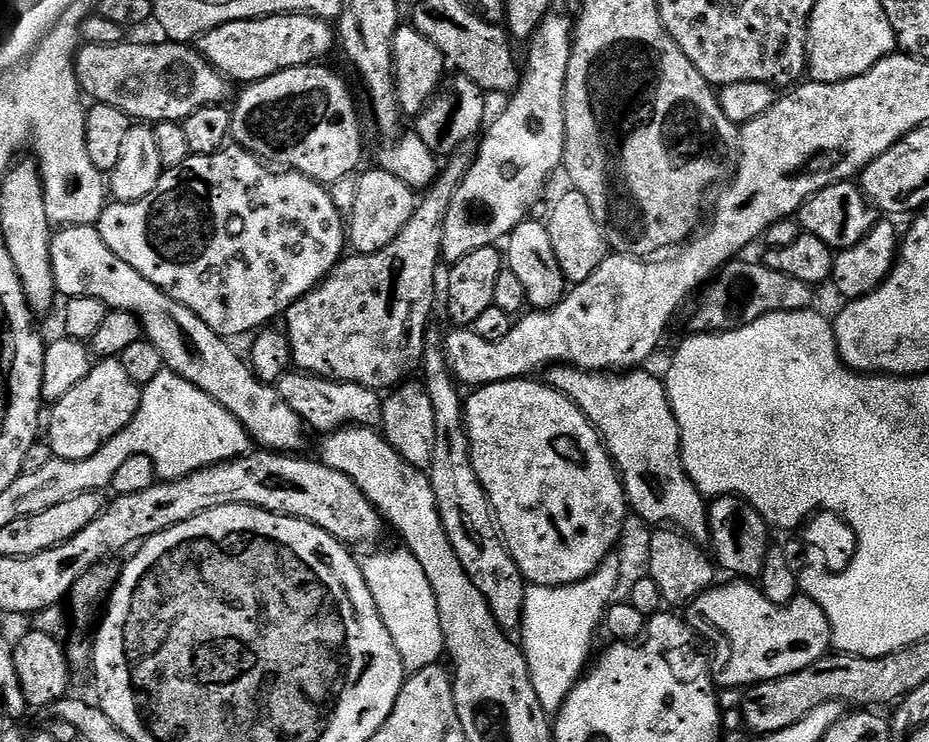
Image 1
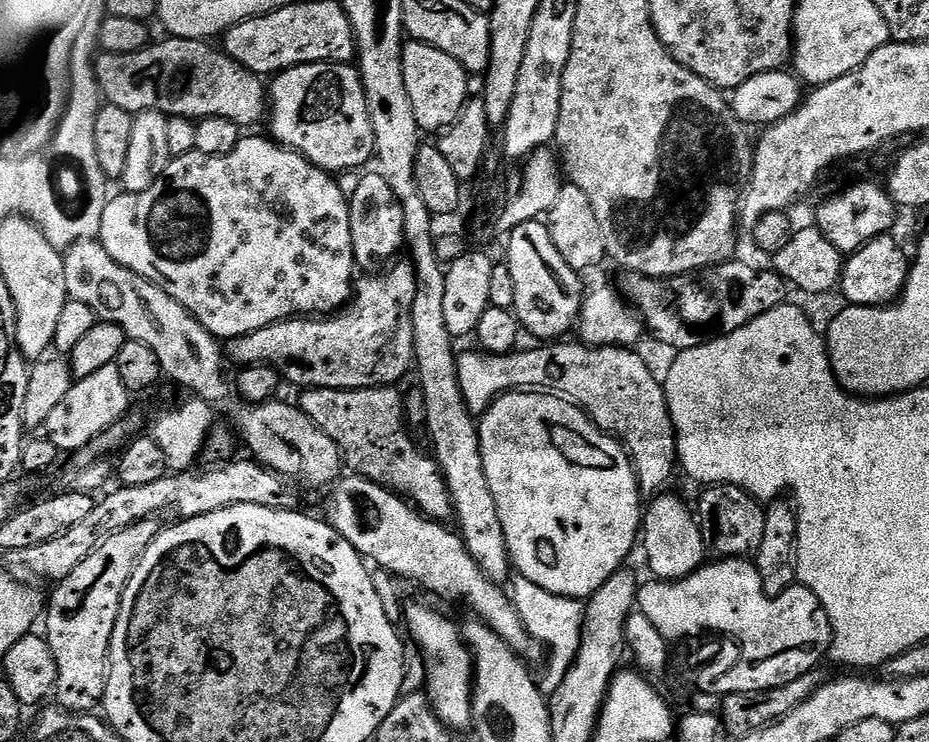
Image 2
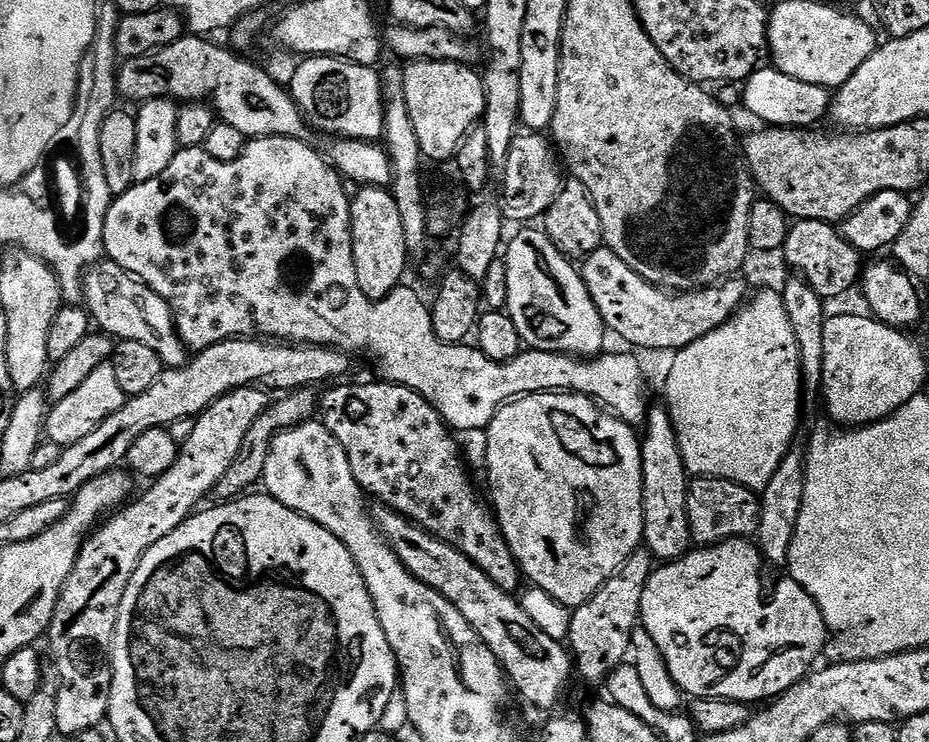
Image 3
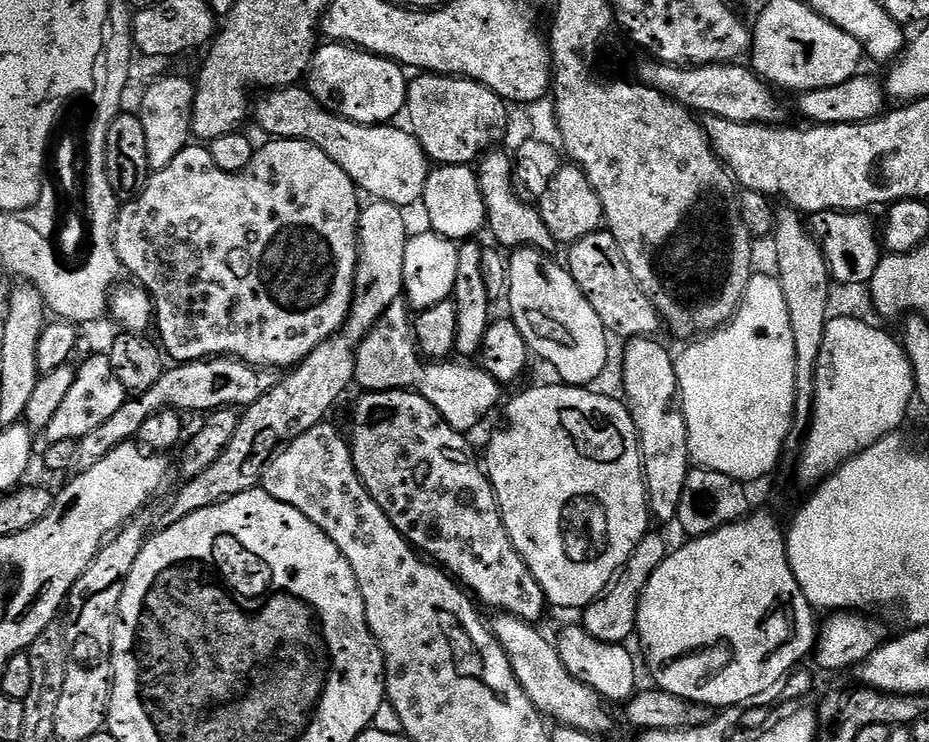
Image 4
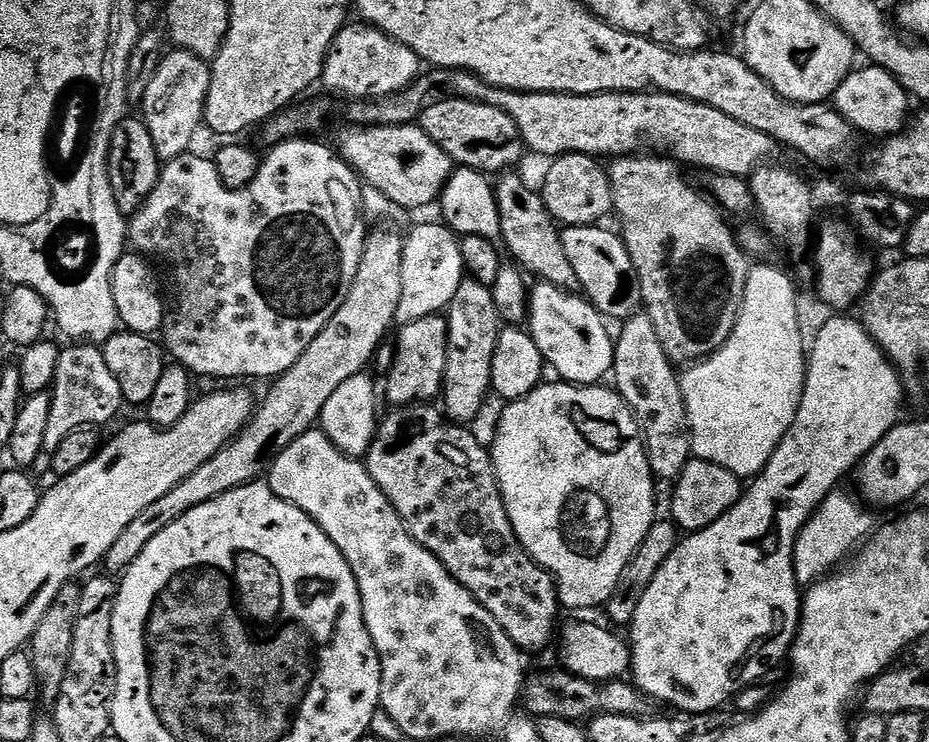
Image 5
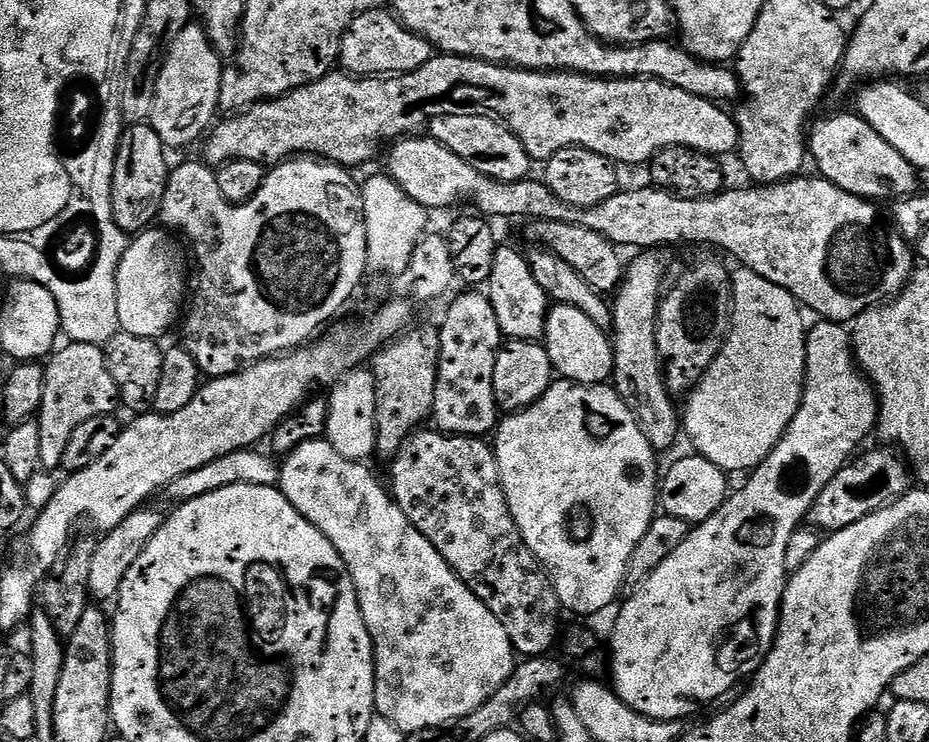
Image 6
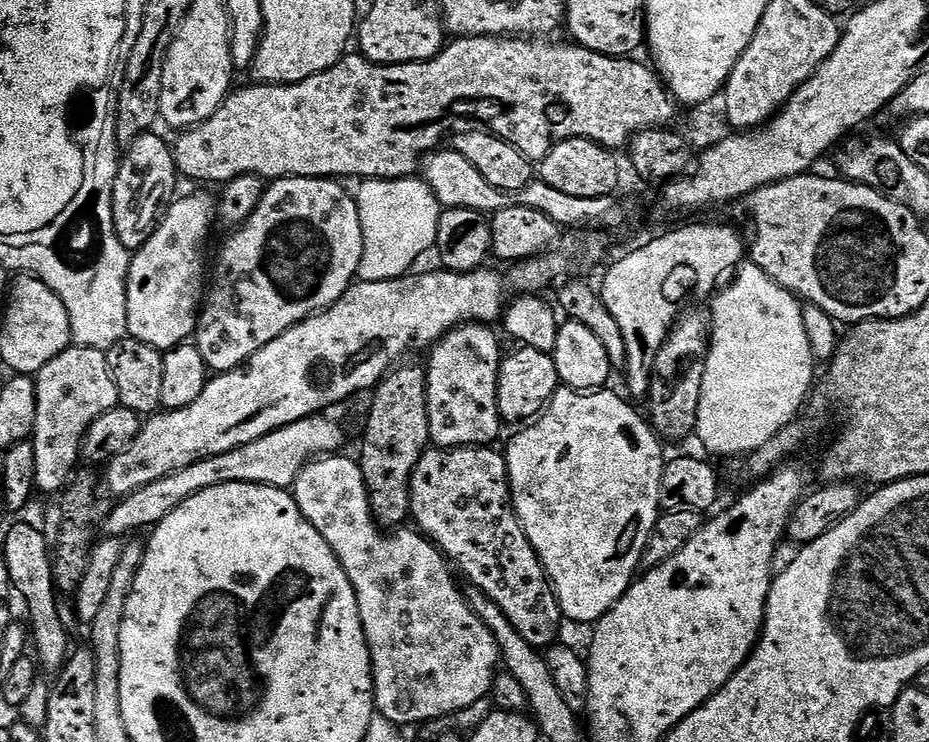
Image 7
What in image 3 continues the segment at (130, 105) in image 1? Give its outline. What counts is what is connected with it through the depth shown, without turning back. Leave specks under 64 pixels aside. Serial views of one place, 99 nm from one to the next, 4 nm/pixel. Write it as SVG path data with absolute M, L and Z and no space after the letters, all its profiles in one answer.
M186 34L178 42L160 48L149 56L139 56L133 60L124 60L119 65L115 85L119 95L128 100L143 102L146 100L175 100L177 102L210 102L215 115L221 121L236 129L249 138L258 136L289 136L295 140L309 139L310 125L300 113L300 108L294 102L291 91L284 88L264 68L243 60L243 55L237 54L231 47L223 48L220 44L211 44L211 39L203 35Z

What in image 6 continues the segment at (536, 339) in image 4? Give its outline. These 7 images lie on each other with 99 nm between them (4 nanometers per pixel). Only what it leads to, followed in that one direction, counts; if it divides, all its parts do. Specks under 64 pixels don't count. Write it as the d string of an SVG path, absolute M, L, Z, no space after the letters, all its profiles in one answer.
M555 305L549 311L543 343L550 354L553 369L563 379L573 384L603 384L611 377L614 344L609 333L603 328L594 326L582 310L574 310L574 306Z

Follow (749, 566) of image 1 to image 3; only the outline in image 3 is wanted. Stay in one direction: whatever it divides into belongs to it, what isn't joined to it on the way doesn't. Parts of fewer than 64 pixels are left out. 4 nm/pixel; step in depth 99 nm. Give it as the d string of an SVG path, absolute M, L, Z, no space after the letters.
M717 476L693 479L688 486L686 510L690 518L690 534L700 546L720 544L723 540L755 537L760 525L760 497L753 489Z

